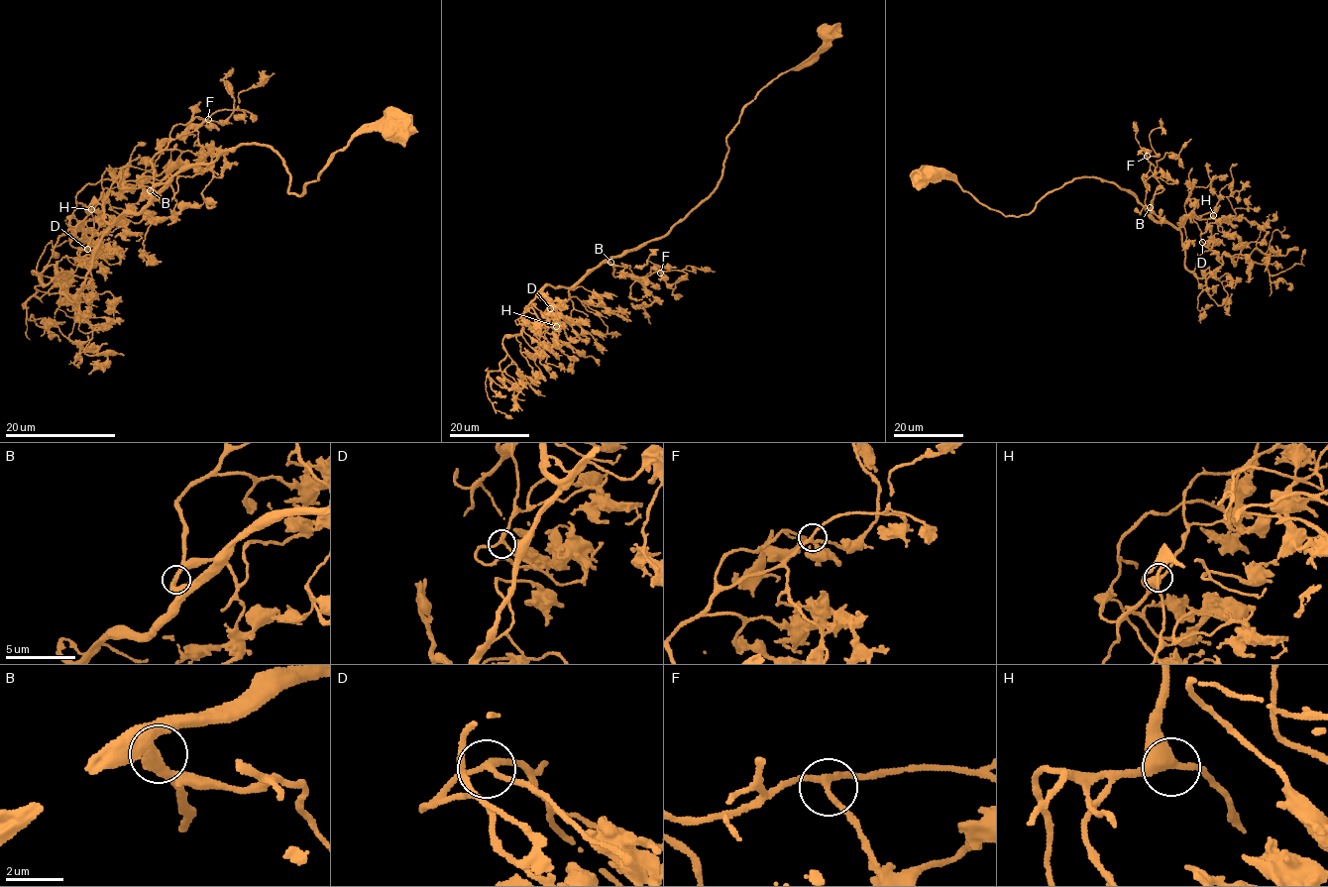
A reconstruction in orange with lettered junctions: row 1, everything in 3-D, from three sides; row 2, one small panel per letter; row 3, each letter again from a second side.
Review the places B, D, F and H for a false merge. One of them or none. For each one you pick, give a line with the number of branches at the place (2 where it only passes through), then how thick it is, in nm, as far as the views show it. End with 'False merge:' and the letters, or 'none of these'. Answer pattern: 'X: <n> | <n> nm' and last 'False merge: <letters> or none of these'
False merge: none of these

